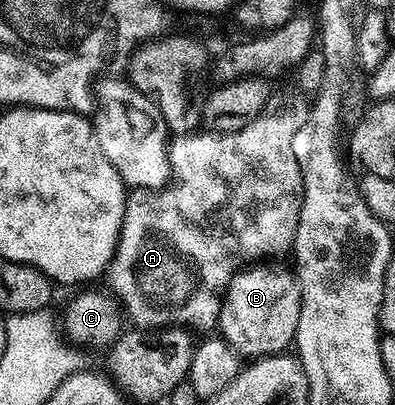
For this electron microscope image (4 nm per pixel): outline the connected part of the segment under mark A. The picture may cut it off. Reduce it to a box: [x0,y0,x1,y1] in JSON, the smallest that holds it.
[106,88,310,334]

